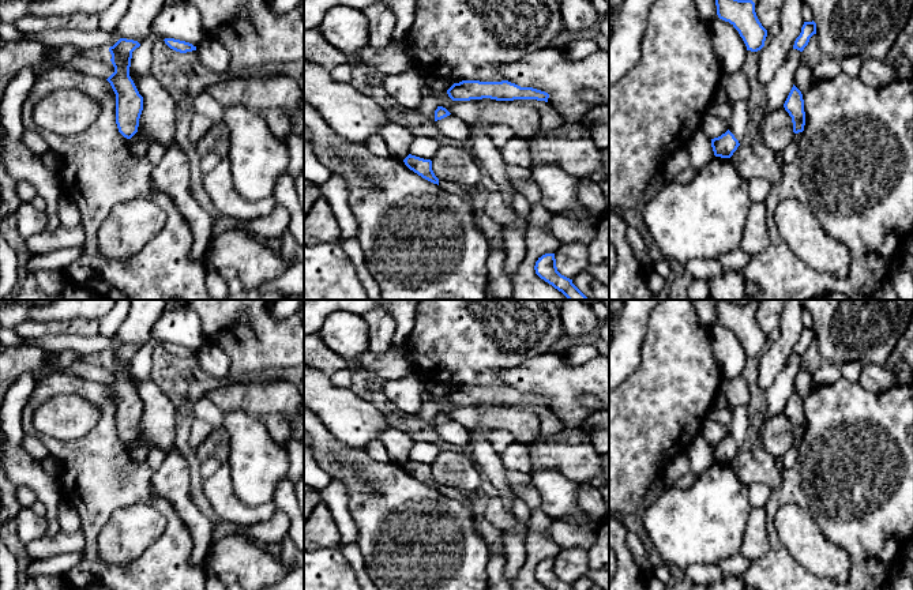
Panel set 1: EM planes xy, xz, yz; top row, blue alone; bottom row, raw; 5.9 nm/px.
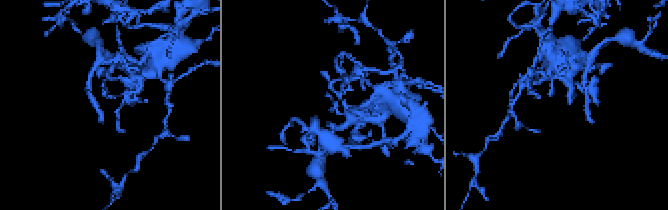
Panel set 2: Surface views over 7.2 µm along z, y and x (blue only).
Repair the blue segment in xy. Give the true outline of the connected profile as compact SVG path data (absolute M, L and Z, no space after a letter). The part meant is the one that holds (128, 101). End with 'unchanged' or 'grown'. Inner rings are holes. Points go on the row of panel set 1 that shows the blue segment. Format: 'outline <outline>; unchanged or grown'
outline M120 38L109 48L114 72L106 80L116 94L116 124L119 132L127 139L131 139L138 132L143 110L143 97L129 76L132 52L139 46L138 41Z; unchanged

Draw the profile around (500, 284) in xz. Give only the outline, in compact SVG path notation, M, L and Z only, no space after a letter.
M489 247L486 268L489 285L493 294L499 298L511 298L512 285L510 277L504 271L506 251Z

